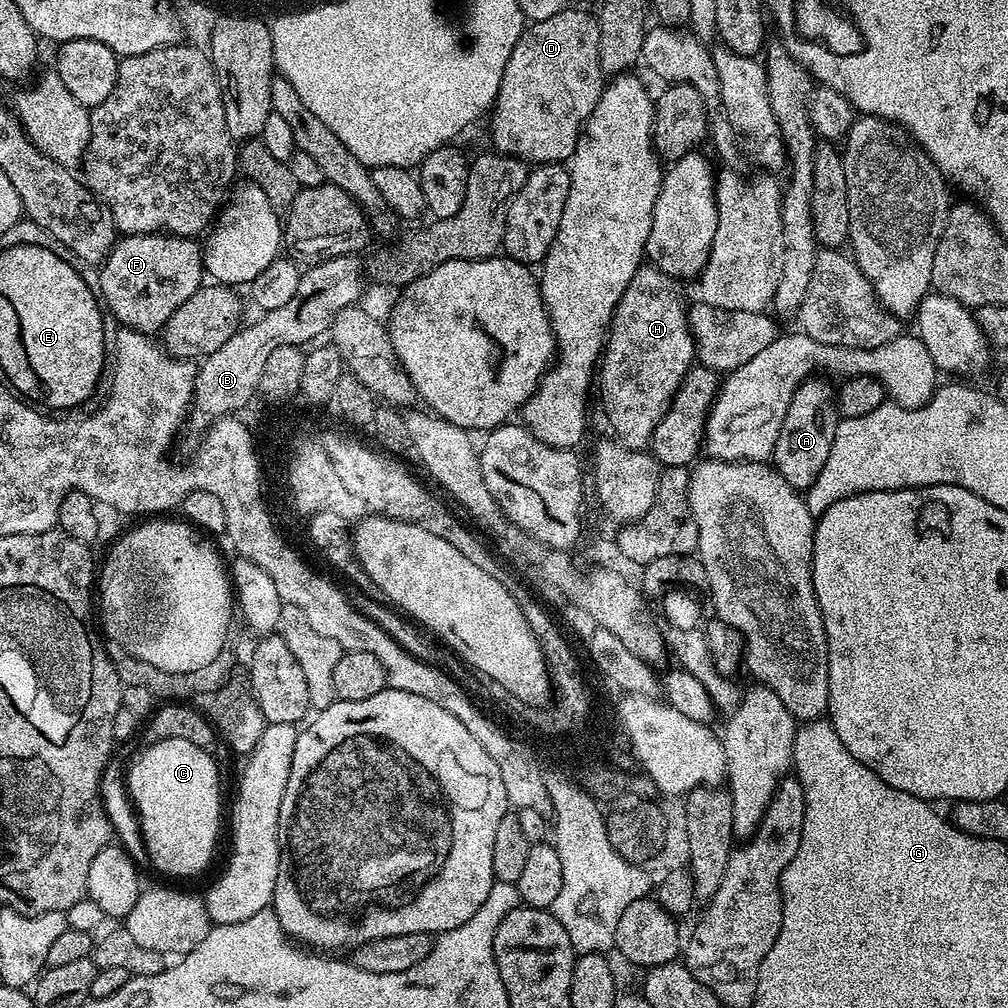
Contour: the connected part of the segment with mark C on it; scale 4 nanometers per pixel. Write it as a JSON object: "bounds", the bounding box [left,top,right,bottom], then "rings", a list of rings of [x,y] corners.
{"bounds":[126,738,220,876],"rings":[[[170,738],[157,744],[148,744],[145,749],[145,752],[127,769],[126,781],[127,793],[138,813],[140,831],[143,833],[144,844],[148,849],[151,867],[156,867],[158,871],[165,872],[168,876],[196,876],[211,862],[212,855],[216,852],[216,835],[220,832],[220,772],[212,761],[213,753],[194,746],[194,742],[182,742],[182,738]]]}

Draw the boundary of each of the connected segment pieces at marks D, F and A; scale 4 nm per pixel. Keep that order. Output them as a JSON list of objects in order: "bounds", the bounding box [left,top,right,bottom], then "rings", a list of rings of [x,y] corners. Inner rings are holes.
[{"bounds":[491,6,606,165],"rings":[[[569,6],[562,9],[558,14],[554,14],[554,18],[546,18],[529,23],[525,27],[524,33],[518,38],[518,42],[514,46],[514,54],[510,54],[510,62],[506,62],[506,70],[502,74],[502,82],[500,89],[496,95],[496,103],[491,109],[492,116],[492,144],[491,147],[495,151],[503,152],[506,156],[517,156],[519,160],[527,162],[529,165],[538,164],[555,164],[557,162],[567,162],[572,159],[576,143],[584,130],[584,123],[590,118],[590,114],[594,110],[594,106],[598,106],[598,98],[602,98],[604,93],[604,85],[606,83],[606,74],[600,65],[598,58],[598,38],[600,37],[600,22],[595,15],[592,16],[588,12],[583,12],[580,8]]]},{"bounds":[99,232,205,334],"rings":[[[166,232],[124,234],[99,265],[102,304],[117,325],[145,334],[156,334],[164,323],[197,292],[205,279],[201,245],[191,236],[173,236]]]},{"bounds":[771,374,842,490],"rings":[[[813,374],[798,386],[798,390],[790,398],[790,410],[786,410],[786,418],[782,418],[778,442],[772,451],[771,463],[776,472],[782,474],[782,478],[786,478],[786,482],[797,490],[809,488],[814,478],[818,478],[818,474],[822,472],[822,466],[826,466],[826,457],[830,455],[830,445],[834,442],[836,427],[842,419],[840,413],[836,411],[833,385],[830,386],[827,382],[829,383],[823,375]]]}]

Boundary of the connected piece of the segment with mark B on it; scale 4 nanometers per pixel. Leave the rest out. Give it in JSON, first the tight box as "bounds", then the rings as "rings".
{"bounds":[190,254,366,430],"rings":[[[353,254],[350,256],[335,256],[329,260],[316,260],[313,268],[305,267],[300,273],[298,290],[294,290],[294,298],[290,302],[285,302],[283,306],[278,306],[278,310],[270,310],[263,313],[253,324],[245,323],[243,327],[235,332],[214,354],[203,357],[199,361],[196,369],[196,391],[192,394],[190,405],[190,420],[200,427],[200,430],[207,429],[216,423],[217,420],[239,413],[239,408],[244,408],[255,397],[258,392],[262,366],[266,366],[266,358],[270,358],[270,353],[280,344],[294,344],[297,346],[308,346],[320,335],[327,333],[332,326],[332,320],[342,310],[353,307],[356,300],[364,292],[364,280],[366,281],[366,268],[361,257]]]}

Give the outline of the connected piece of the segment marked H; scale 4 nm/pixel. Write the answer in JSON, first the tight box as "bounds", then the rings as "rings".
{"bounds":[598,267,696,452],"rings":[[[640,267],[634,278],[630,278],[630,286],[626,286],[616,313],[612,315],[602,359],[598,365],[598,392],[600,388],[600,400],[604,403],[604,412],[612,427],[611,435],[635,452],[651,445],[654,430],[658,422],[662,422],[672,395],[684,381],[684,375],[694,367],[696,360],[696,343],[688,328],[688,308],[680,297],[679,286],[681,285],[675,279],[656,267]]]}

